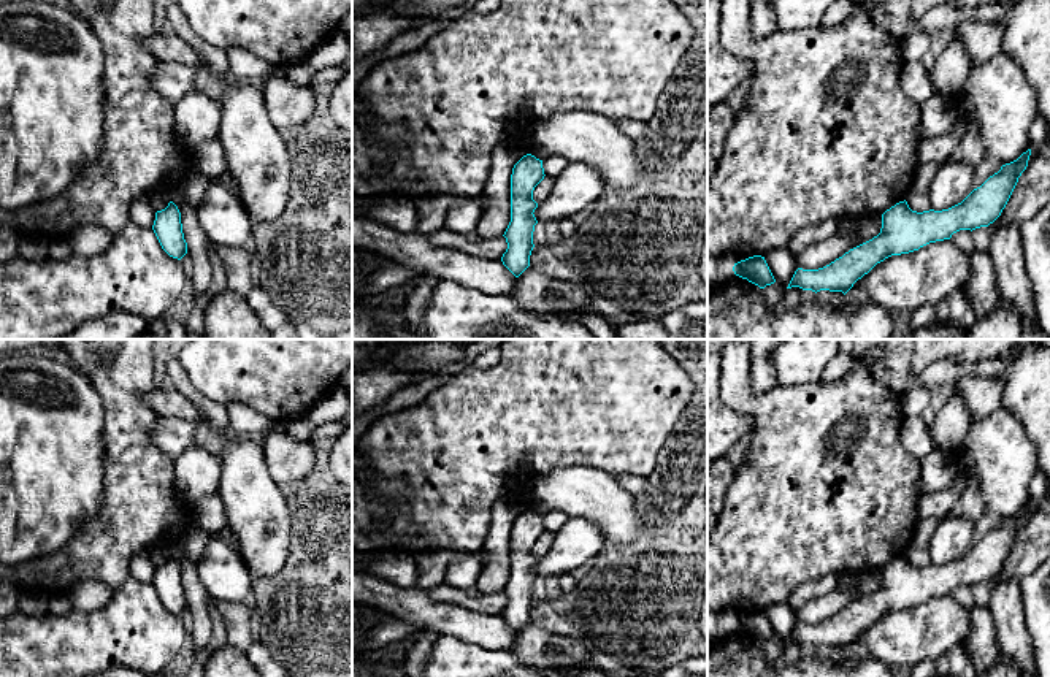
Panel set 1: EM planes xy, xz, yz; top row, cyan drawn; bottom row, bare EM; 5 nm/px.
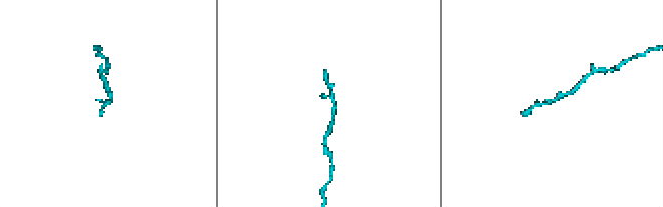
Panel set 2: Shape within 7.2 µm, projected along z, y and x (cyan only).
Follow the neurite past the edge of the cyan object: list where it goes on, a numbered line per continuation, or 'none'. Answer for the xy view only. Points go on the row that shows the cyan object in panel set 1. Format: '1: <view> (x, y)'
none

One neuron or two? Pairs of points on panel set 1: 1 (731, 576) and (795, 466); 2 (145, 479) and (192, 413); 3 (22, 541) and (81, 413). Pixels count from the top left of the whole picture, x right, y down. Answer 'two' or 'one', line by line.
1: one
2: two
3: one

